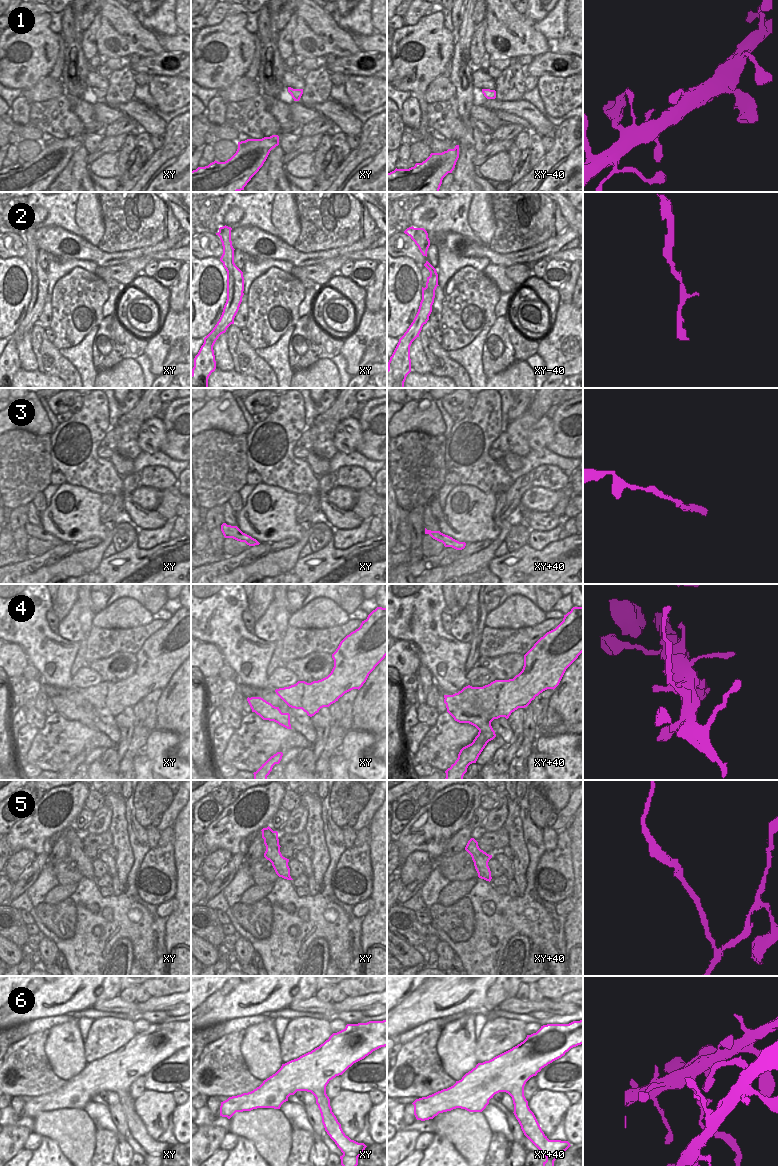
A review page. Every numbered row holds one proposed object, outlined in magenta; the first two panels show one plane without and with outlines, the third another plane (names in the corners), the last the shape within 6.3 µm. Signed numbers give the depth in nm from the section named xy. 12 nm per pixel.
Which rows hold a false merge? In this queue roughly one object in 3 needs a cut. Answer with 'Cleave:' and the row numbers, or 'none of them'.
Cleave: 4, 6

